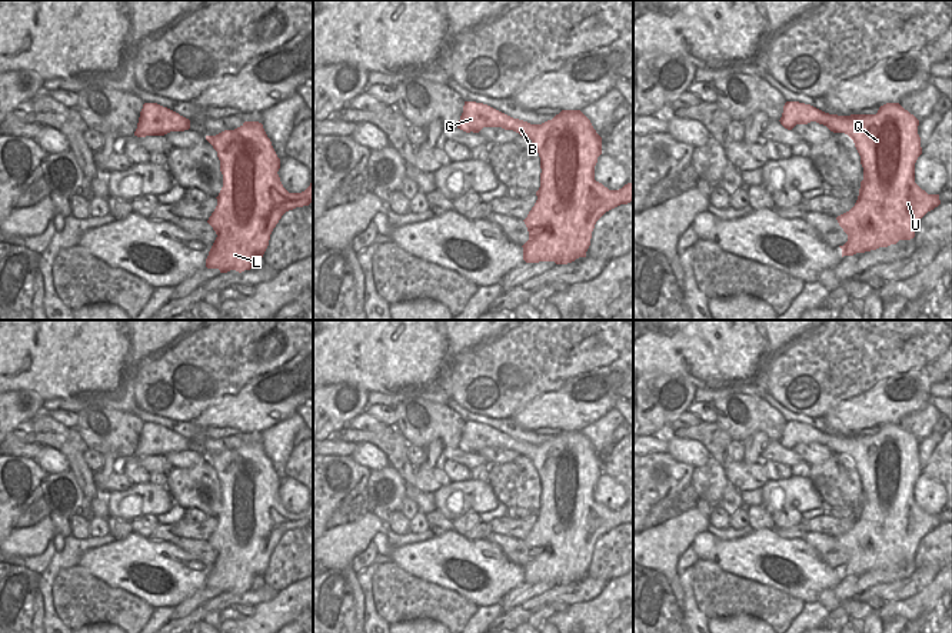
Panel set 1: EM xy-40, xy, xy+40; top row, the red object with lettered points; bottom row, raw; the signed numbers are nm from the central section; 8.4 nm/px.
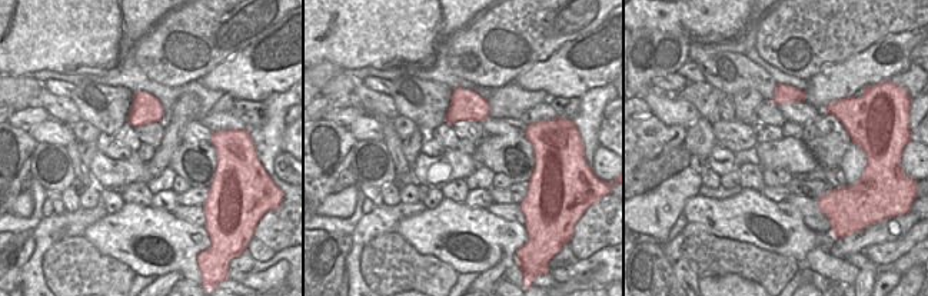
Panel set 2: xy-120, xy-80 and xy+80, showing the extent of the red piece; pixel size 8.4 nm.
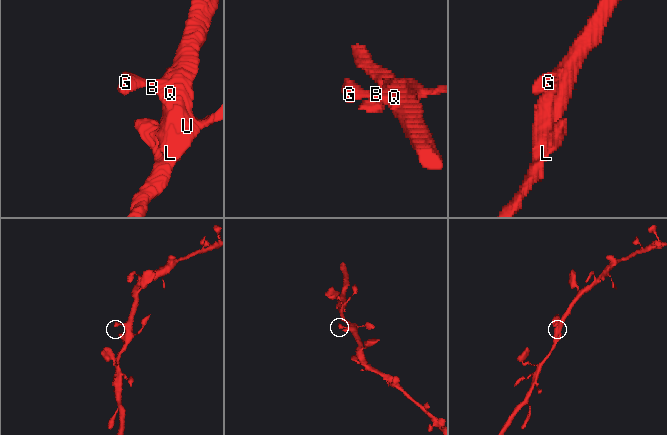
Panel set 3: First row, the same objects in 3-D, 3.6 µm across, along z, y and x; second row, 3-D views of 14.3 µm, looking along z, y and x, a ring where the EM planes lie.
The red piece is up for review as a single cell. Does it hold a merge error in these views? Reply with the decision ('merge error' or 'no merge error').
no merge error

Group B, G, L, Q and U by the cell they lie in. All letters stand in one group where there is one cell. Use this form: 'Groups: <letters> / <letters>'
Groups: B G L Q U.

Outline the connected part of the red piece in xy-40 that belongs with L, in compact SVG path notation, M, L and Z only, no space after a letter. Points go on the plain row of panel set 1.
M244 442L234 450L206 456L206 460L217 472L223 494L223 507L216 517L217 526L207 540L217 557L206 579L206 587L219 589L220 593L230 590L242 593L252 589L256 577L263 577L270 554L282 536L313 522L313 503L302 513L289 513L283 507L277 494L280 479L259 442Z

